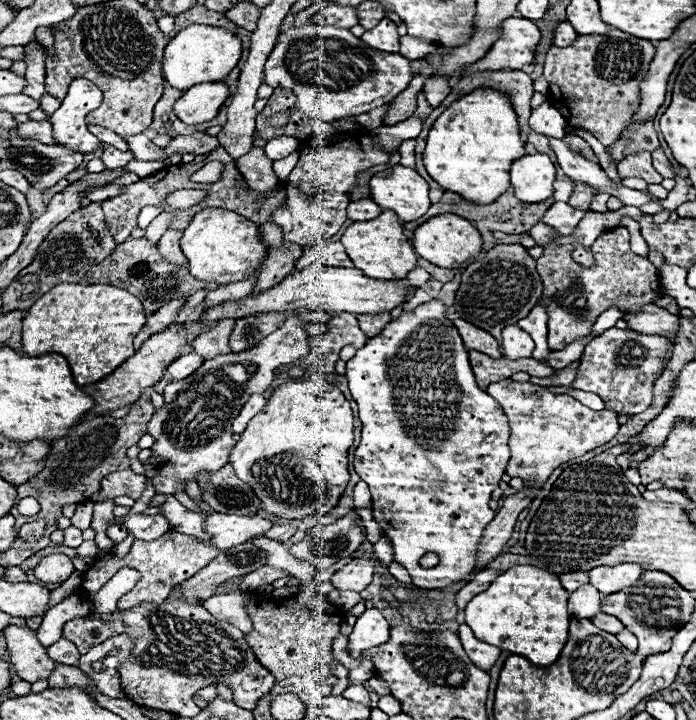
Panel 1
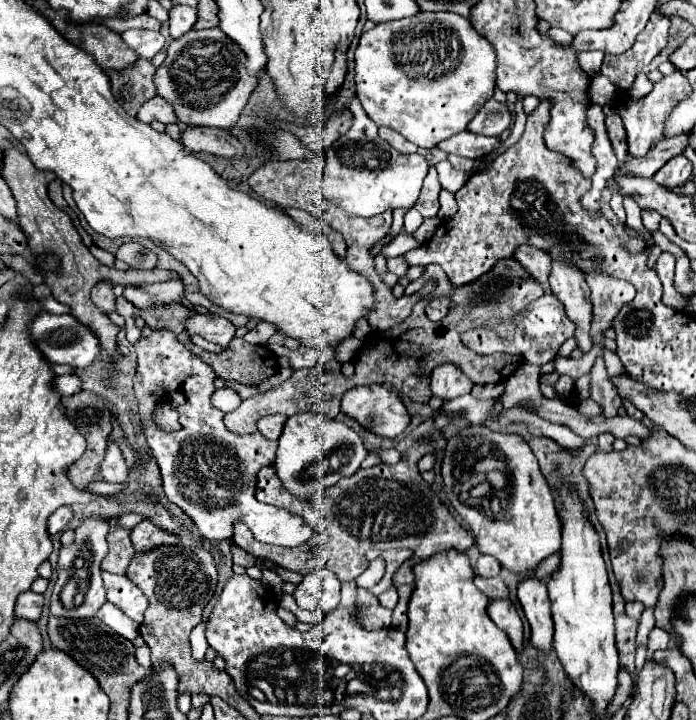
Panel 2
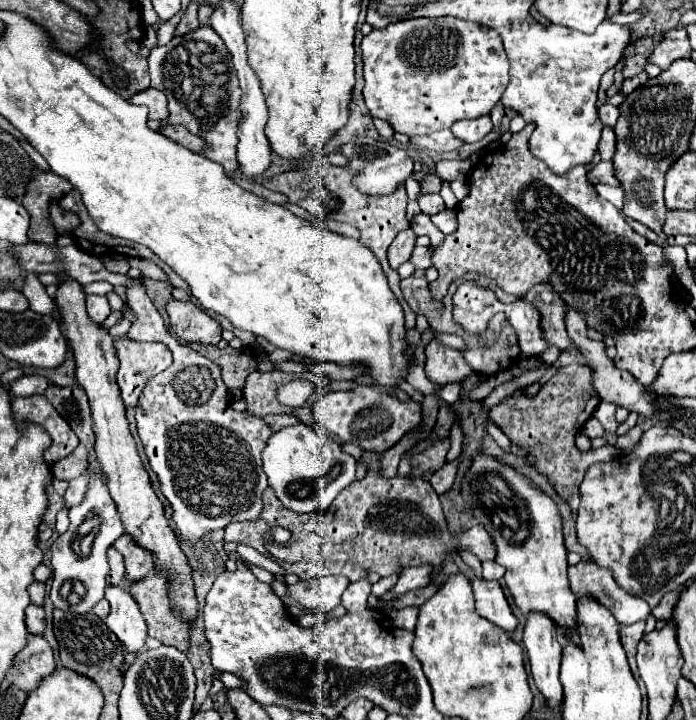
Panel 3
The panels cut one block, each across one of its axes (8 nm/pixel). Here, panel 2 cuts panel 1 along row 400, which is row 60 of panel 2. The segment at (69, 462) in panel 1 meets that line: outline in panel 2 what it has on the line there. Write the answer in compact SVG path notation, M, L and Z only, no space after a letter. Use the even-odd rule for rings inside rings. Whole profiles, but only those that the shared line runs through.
M136 60L132 66L124 70L112 70L112 94L132 116L136 116L144 100L156 96L156 88L152 82L154 72L156 68L152 66L150 60Z

